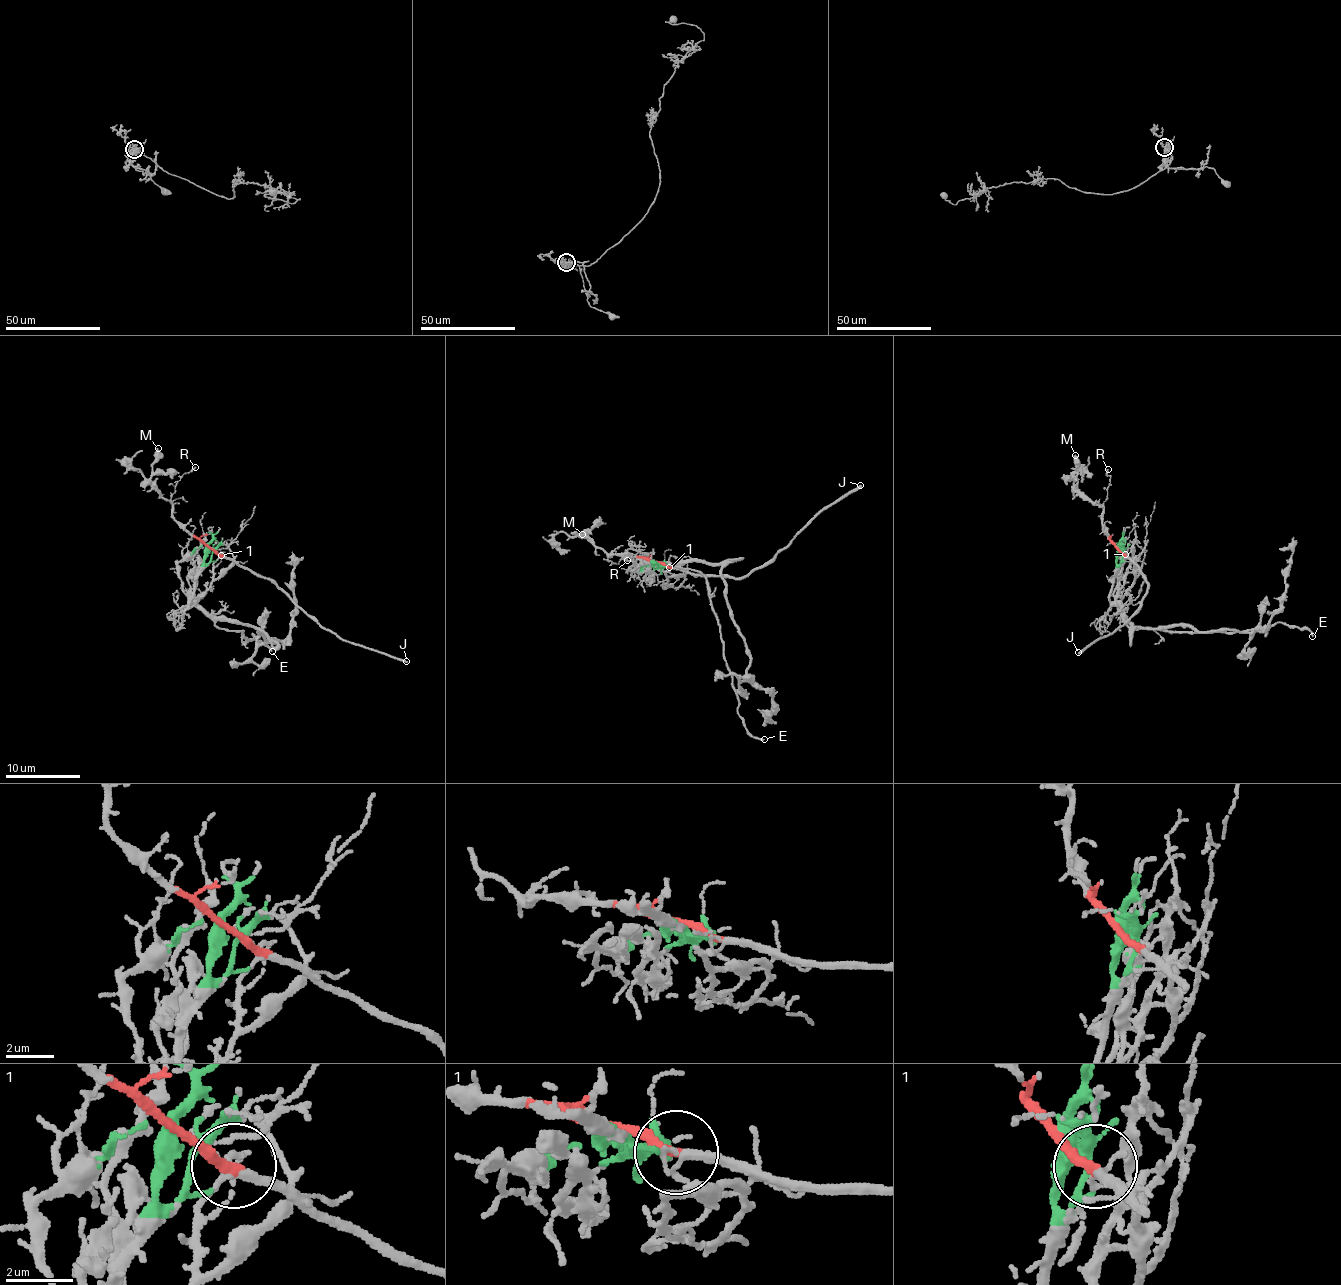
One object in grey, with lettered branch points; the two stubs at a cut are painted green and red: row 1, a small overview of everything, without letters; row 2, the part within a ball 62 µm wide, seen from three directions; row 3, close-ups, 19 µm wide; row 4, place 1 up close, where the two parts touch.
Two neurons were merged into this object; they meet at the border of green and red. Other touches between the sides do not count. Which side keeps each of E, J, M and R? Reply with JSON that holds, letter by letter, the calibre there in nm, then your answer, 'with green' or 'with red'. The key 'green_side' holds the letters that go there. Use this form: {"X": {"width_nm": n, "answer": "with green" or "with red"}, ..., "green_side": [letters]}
{"E": {"width_nm": 200, "answer": "with green"}, "J": {"width_nm": 280, "answer": "with red"}, "M": {"width_nm": 420, "answer": "with red"}, "R": {"width_nm": 150, "answer": "with red"}, "green_side": ["E"]}

